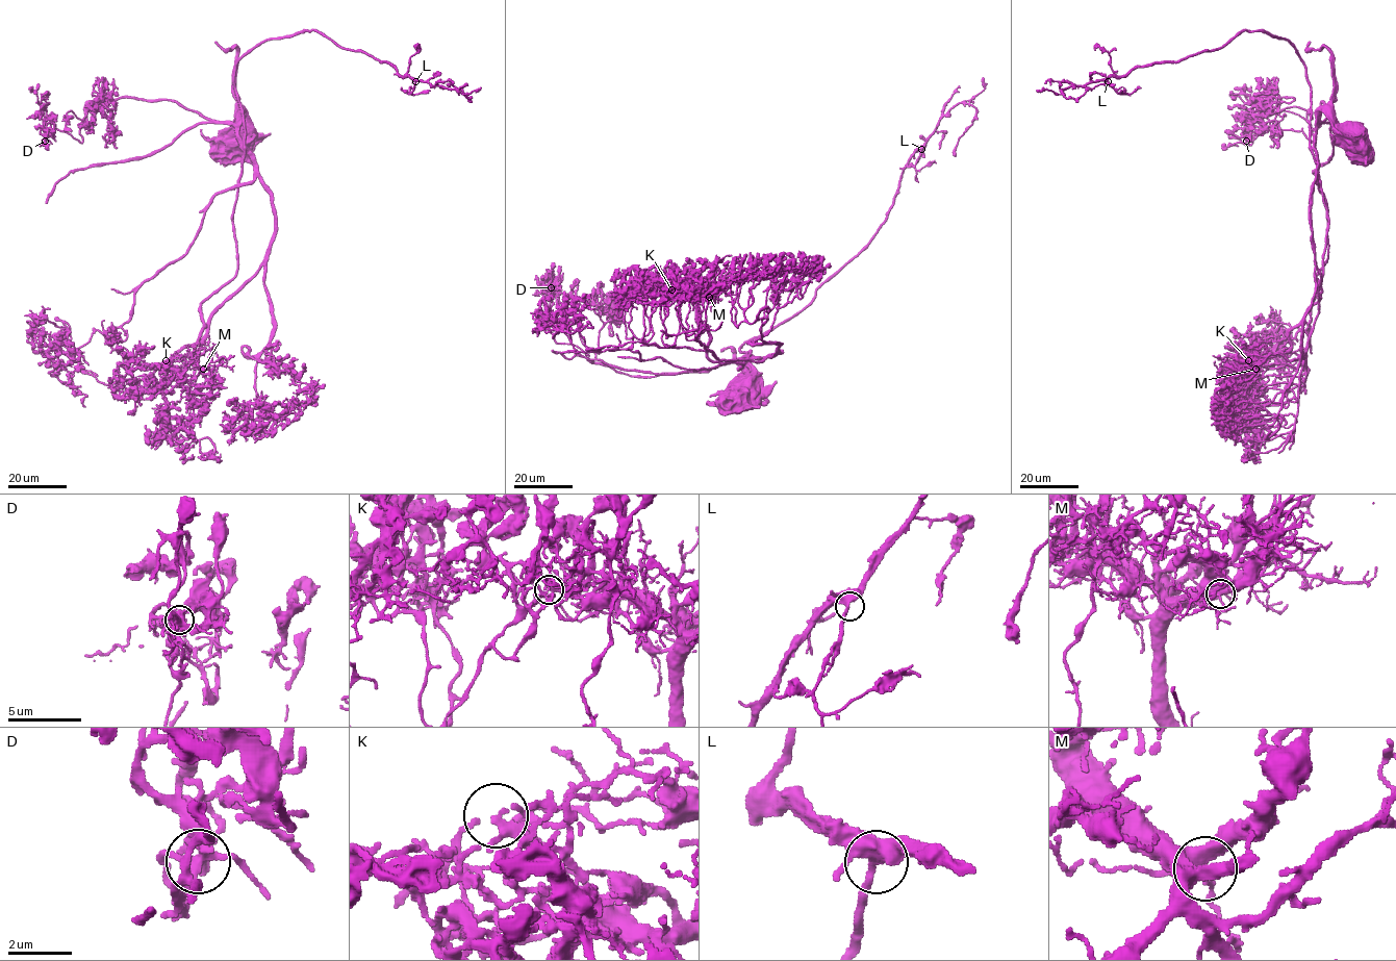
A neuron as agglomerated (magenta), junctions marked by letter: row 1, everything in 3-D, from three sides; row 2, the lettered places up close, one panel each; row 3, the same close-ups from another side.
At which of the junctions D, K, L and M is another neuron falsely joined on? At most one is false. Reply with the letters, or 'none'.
K

